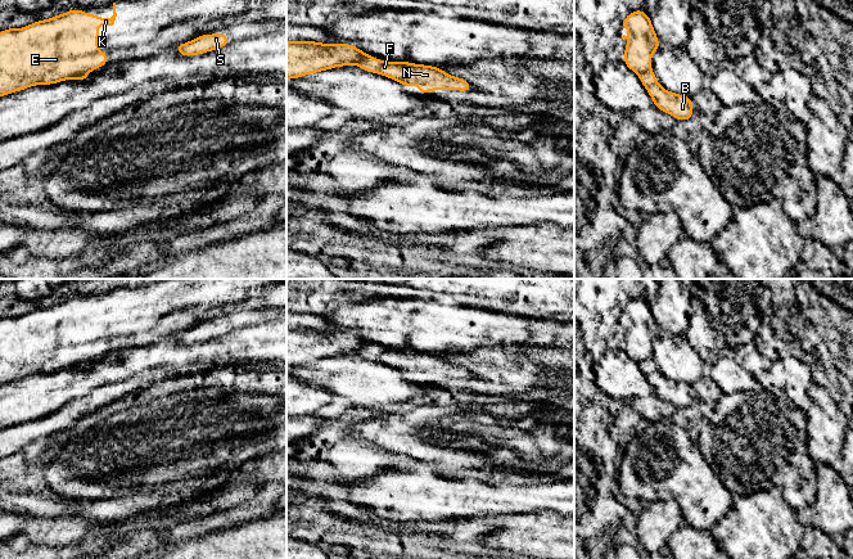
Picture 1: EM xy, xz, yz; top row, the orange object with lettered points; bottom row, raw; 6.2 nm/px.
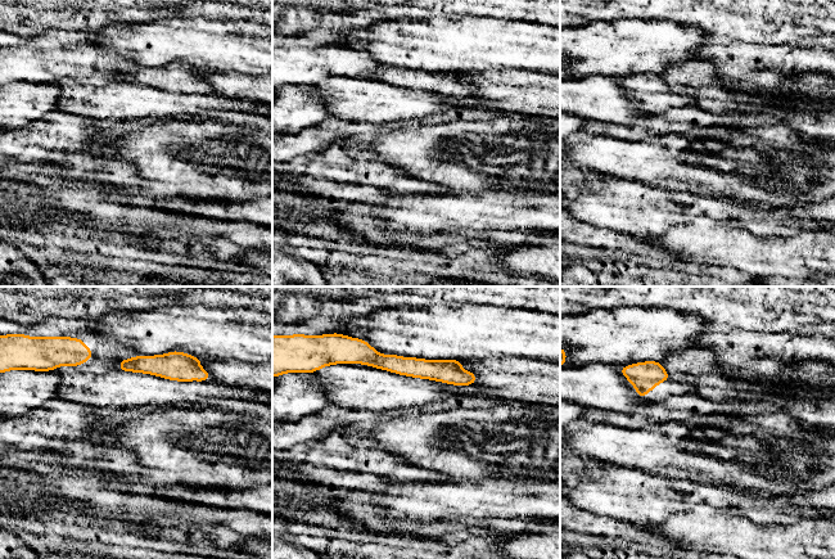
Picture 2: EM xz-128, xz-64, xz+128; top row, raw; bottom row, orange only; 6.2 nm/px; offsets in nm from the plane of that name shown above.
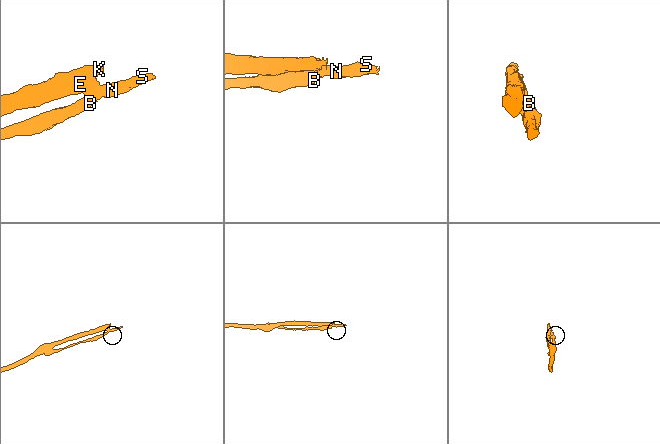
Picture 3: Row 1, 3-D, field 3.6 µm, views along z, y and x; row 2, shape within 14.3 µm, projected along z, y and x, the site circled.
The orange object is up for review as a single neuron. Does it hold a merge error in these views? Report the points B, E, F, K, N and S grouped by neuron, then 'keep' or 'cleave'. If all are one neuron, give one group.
B F N S / E K | cleave

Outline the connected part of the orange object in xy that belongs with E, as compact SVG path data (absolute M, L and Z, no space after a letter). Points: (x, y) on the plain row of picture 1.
M113 290L113 303L100 306L96 302L87 302L82 297L72 297L63 302L57 302L50 307L41 307L22 316L8 316L0 320L0 384L22 379L31 374L53 373L72 368L82 361L89 361L108 352L108 341L98 337L98 314L113 314L116 308L116 290Z

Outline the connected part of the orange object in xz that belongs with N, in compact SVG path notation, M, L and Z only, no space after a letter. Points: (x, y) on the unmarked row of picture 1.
M370 343L357 353L366 360L378 361L400 370L402 374L419 374L419 382L435 378L471 379L473 374L461 365L450 364L439 355L411 350L379 348Z

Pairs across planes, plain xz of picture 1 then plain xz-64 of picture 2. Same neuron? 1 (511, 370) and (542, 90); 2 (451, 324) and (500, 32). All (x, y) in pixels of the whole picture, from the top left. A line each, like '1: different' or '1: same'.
1: same
2: same

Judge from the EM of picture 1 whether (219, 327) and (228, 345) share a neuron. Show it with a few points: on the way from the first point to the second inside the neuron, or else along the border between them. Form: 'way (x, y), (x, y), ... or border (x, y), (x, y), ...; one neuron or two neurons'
border (252, 324), (194, 342); two neurons

